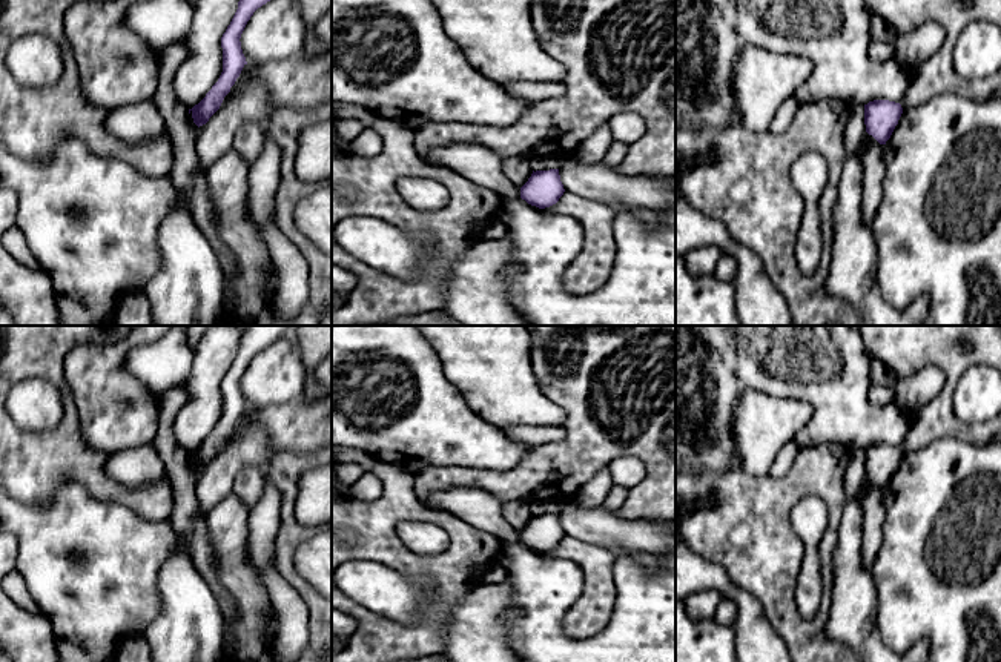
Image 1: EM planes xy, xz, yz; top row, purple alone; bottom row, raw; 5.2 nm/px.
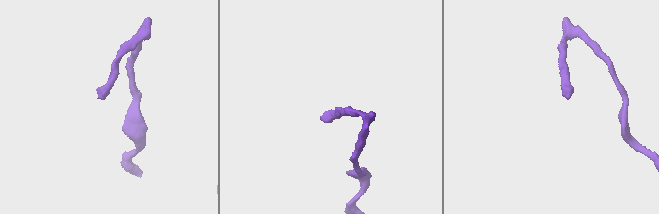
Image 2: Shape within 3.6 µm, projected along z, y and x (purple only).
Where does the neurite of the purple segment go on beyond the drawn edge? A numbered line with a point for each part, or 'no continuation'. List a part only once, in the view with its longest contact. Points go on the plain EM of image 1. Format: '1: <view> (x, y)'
no continuation

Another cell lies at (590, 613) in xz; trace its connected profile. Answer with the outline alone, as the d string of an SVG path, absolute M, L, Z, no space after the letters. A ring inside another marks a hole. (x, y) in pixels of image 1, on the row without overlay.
M563 536L556 548L543 554L576 562L585 576L582 596L563 614L562 631L570 637L583 639L605 628L616 602L613 581L616 554L571 536Z

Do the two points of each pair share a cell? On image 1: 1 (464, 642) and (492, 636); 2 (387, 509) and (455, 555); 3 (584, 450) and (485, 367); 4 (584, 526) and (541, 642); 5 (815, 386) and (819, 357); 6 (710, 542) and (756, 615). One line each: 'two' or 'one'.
1: one
2: one
3: two
4: two
5: one
6: two

